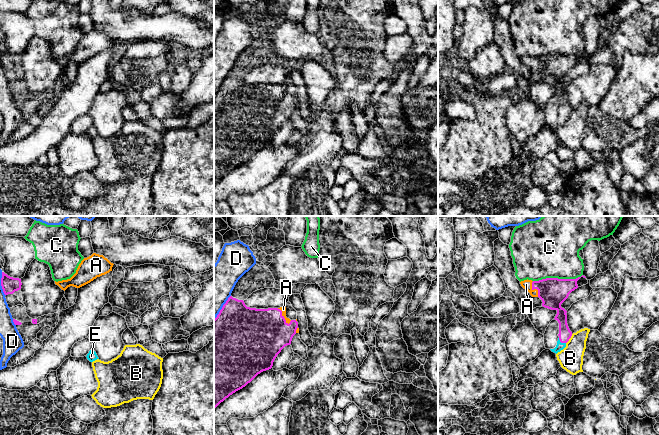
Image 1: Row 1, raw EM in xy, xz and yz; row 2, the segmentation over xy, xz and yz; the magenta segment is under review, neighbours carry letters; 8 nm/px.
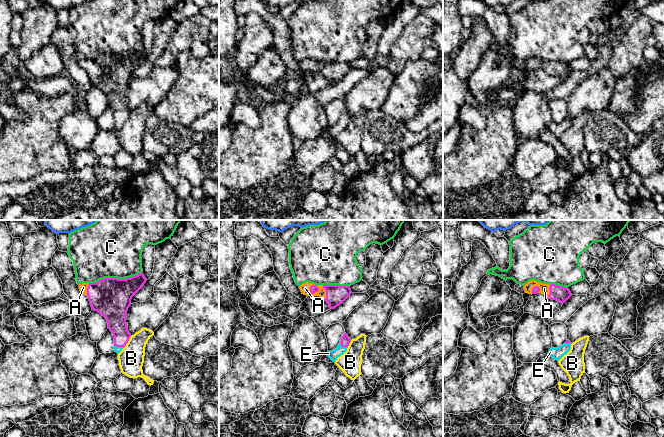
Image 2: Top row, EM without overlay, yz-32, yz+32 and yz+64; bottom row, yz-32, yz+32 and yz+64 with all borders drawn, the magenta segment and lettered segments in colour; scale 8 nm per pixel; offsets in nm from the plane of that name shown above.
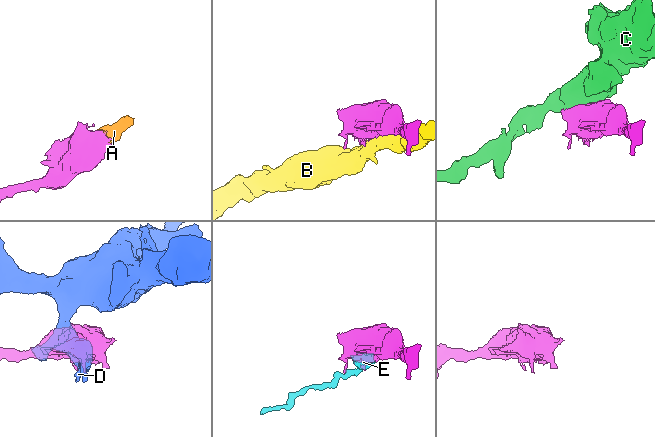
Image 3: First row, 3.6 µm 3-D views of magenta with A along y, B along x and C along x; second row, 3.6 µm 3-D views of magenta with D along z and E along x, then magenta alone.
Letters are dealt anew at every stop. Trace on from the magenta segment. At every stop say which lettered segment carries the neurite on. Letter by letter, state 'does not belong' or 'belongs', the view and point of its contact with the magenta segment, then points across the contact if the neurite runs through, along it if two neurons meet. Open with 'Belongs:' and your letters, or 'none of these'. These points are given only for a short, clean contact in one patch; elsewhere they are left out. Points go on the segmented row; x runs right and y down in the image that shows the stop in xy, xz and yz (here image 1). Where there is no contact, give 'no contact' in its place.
Belongs: A, E
A: belongs | xz (282, 316) | across xz (258, 335), (282, 316), (283, 309)
B: does not belong | yz (569, 338)
C: does not belong | yz (557, 278)
D: does not belong | xz (222, 307)
E: belongs | yz (561, 342)

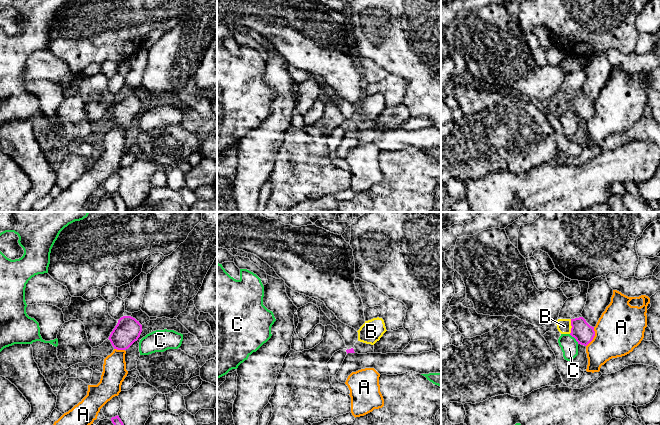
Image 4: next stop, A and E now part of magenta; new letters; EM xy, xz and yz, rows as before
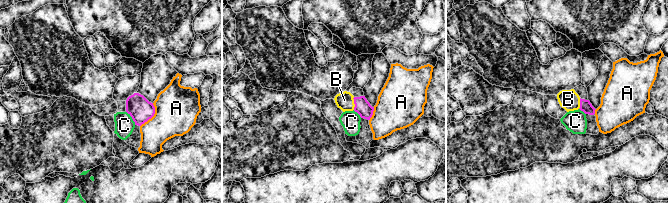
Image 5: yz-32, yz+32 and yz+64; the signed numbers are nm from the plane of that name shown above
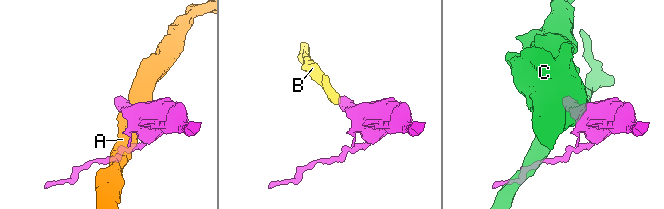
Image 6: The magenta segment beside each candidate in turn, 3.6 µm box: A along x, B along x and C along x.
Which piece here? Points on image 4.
Belongs: B
A: does not belong | yz (593, 337) | along yz (594, 327), (594, 337), (586, 346)
B: belongs | yz (571, 325) | across yz (583, 333), (571, 325), (564, 326)
C: does not belong | yz (574, 337) | along yz (569, 334), (578, 343)

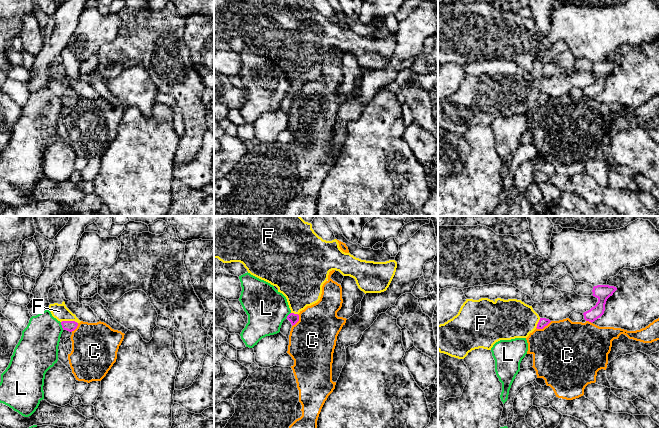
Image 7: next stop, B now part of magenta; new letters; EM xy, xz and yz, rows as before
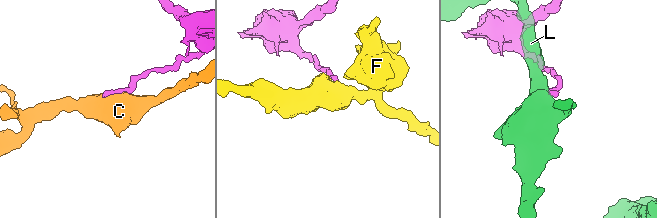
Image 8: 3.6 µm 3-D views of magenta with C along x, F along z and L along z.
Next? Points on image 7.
Belongs: none of these
C: does not belong | yz (543, 327)
F: does not belong | xy (69, 321) | along xy (61, 321), (75, 321), (77, 323)
L: does not belong | xy (62, 326) | along xy (60, 322), (63, 329)

